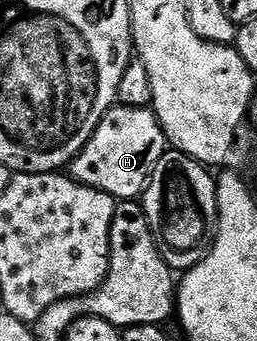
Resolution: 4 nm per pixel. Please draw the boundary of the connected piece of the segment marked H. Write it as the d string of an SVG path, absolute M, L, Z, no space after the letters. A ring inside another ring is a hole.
M115 104L100 120L96 132L68 167L71 178L110 195L115 200L134 200L146 189L152 172L165 156L168 143L153 109Z

